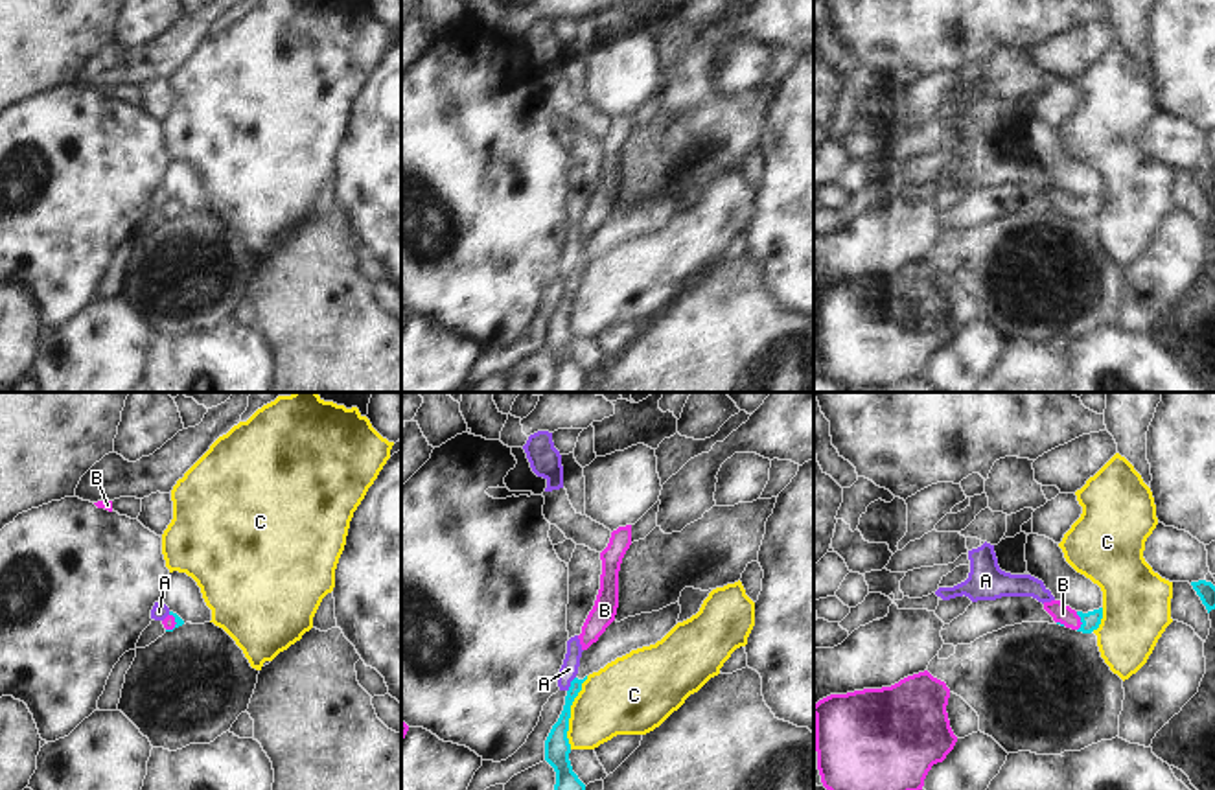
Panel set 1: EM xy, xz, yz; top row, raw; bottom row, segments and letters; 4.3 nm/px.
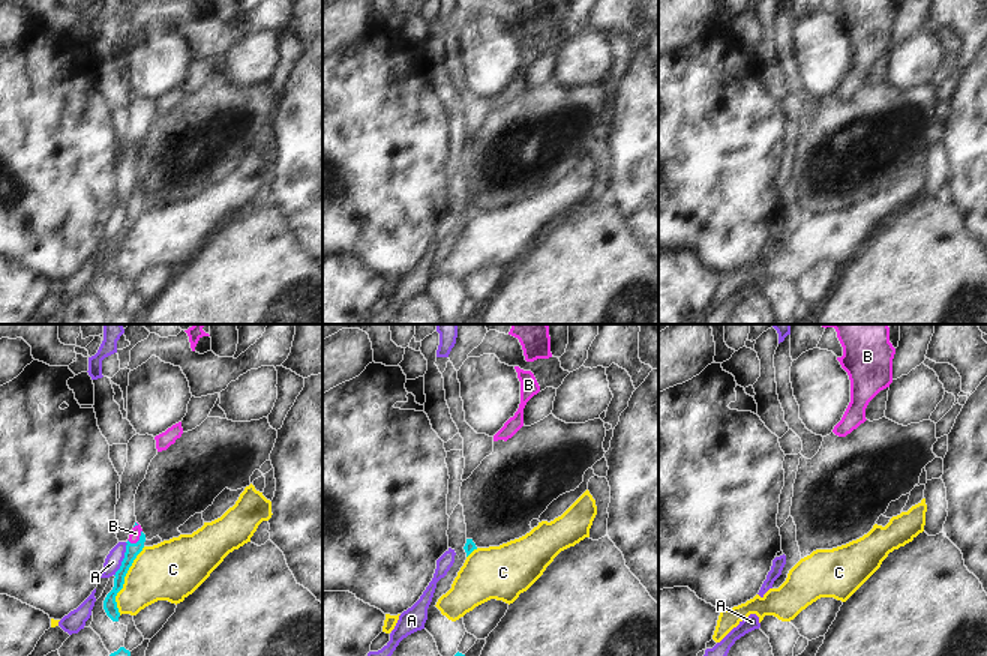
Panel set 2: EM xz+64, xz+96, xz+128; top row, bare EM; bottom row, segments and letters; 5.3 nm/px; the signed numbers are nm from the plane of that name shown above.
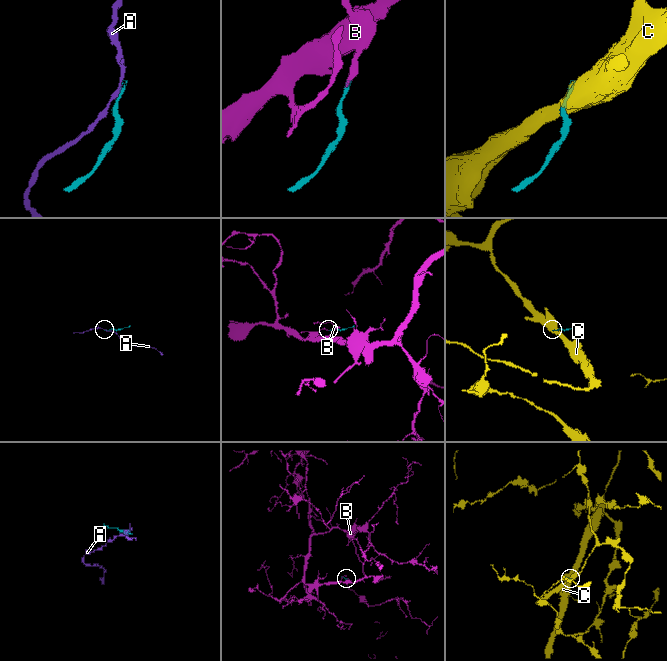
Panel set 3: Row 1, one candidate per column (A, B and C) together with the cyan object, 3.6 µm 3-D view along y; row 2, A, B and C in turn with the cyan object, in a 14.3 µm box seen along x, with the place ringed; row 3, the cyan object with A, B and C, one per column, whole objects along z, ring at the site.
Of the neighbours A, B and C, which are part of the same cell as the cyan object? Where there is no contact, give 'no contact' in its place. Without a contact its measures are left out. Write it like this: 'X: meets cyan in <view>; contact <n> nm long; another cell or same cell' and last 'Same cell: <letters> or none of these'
A: meets cyan in xz; contact 80 nm long; another cell
B: meets cyan in yz; contact 90 nm long; same cell
C: meets cyan in xz; contact 340 nm long; another cell
Same cell: B

